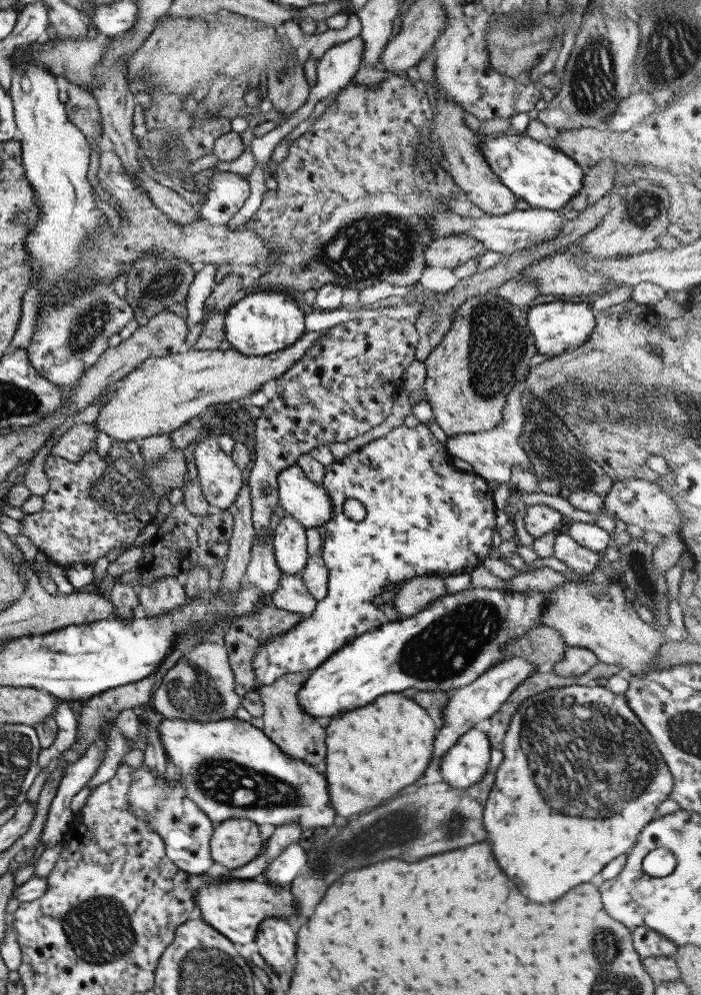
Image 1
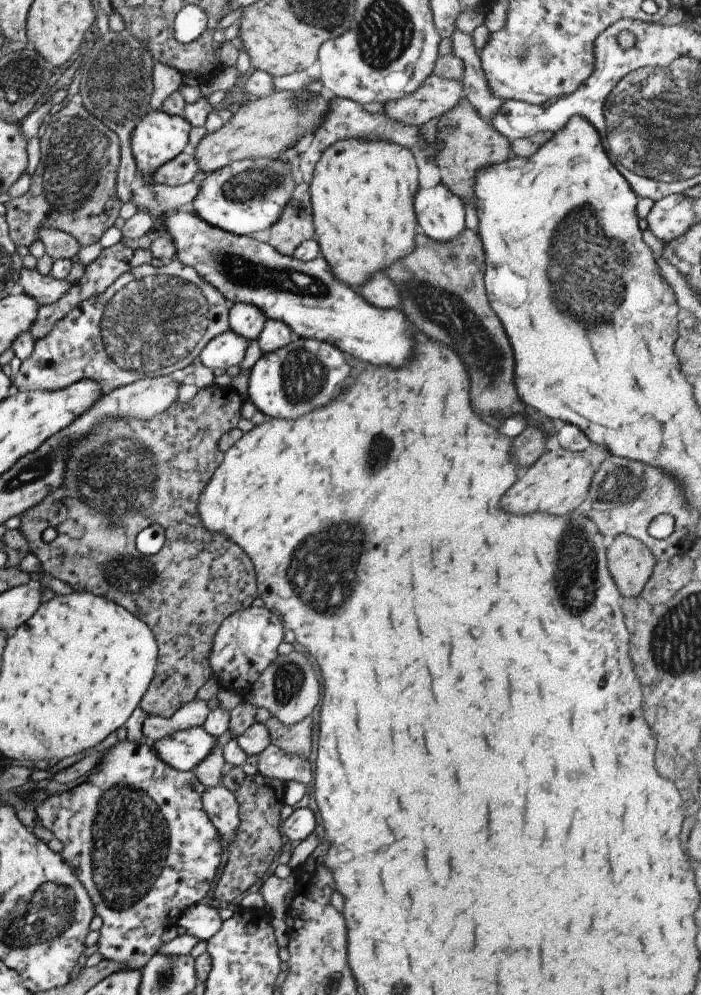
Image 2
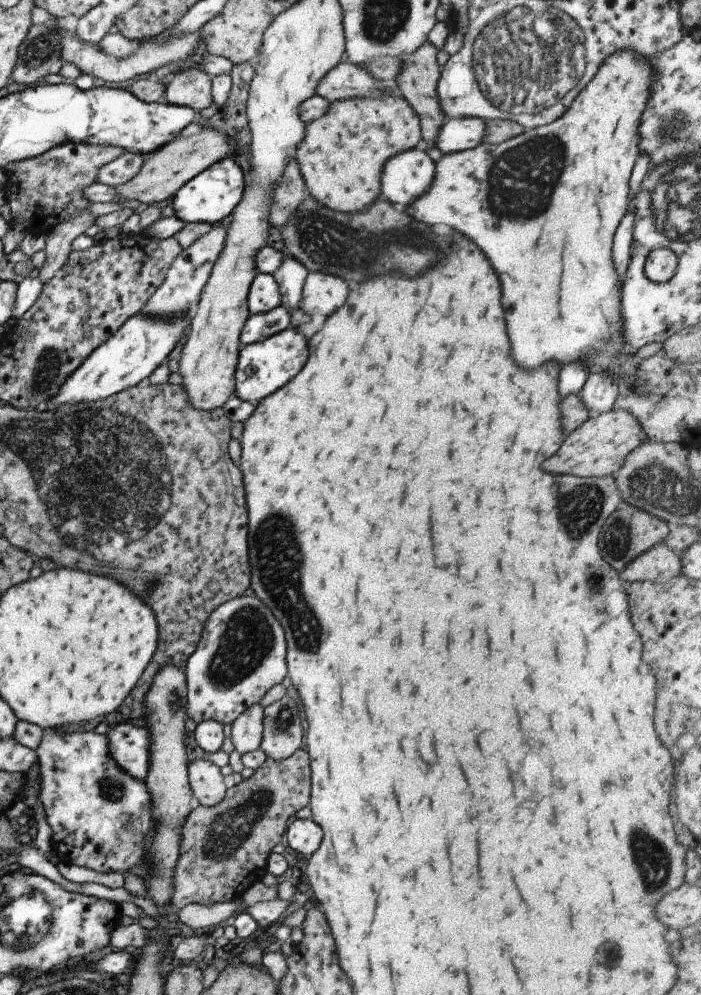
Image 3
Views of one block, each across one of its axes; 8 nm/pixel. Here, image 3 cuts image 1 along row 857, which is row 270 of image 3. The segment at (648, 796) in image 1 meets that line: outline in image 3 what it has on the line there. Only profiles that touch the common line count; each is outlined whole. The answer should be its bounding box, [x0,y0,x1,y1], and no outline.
[403,50,660,392]

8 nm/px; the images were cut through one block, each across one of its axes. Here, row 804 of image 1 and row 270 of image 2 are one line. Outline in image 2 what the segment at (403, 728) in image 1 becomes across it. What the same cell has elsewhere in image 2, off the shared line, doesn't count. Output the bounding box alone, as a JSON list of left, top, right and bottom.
[310,137,420,289]

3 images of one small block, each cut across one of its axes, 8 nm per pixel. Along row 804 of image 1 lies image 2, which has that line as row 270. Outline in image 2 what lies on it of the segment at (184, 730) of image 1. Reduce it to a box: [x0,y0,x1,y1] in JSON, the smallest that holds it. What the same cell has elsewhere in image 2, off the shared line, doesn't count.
[160,211,414,368]

